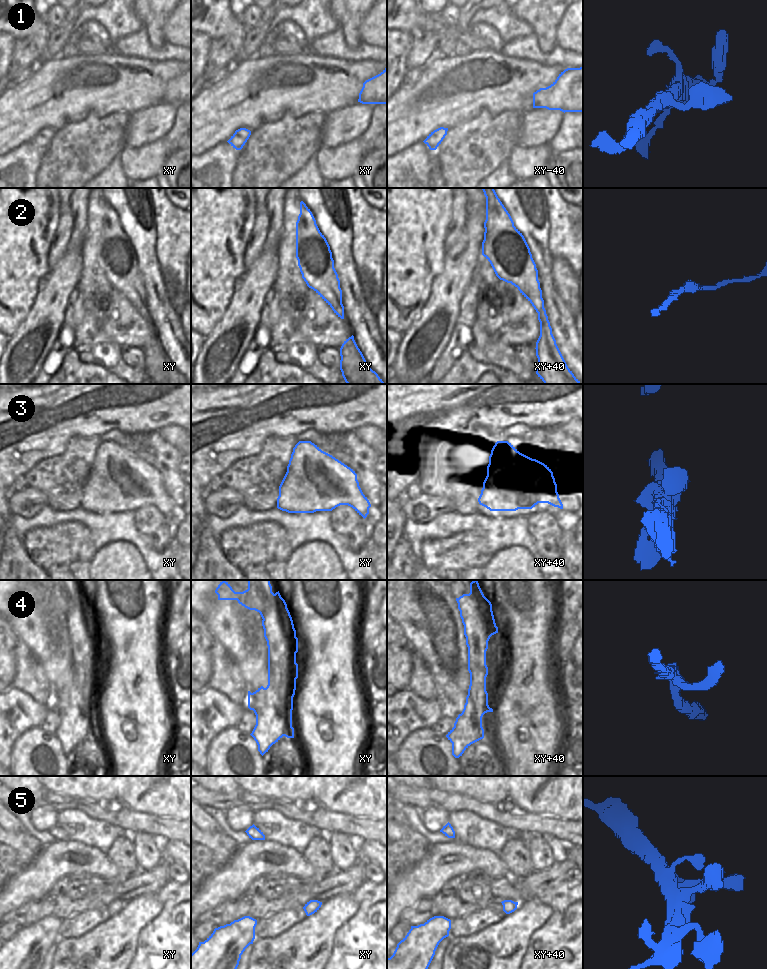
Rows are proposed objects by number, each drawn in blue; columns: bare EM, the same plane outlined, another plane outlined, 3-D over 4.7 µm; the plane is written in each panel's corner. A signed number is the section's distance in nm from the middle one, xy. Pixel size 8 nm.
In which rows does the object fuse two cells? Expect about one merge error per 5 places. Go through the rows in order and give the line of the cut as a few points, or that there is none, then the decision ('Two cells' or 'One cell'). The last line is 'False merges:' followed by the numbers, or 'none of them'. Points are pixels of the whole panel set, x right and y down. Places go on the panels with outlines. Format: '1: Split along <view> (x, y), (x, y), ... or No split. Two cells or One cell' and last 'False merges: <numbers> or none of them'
1: No split. One cell
2: No split. One cell
3: No split. One cell
4: Split along xy (268, 673), (283, 708), (291, 712). Two cells
5: No split. One cell
False merges: 4.

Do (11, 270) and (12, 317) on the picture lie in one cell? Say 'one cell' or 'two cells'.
one cell

